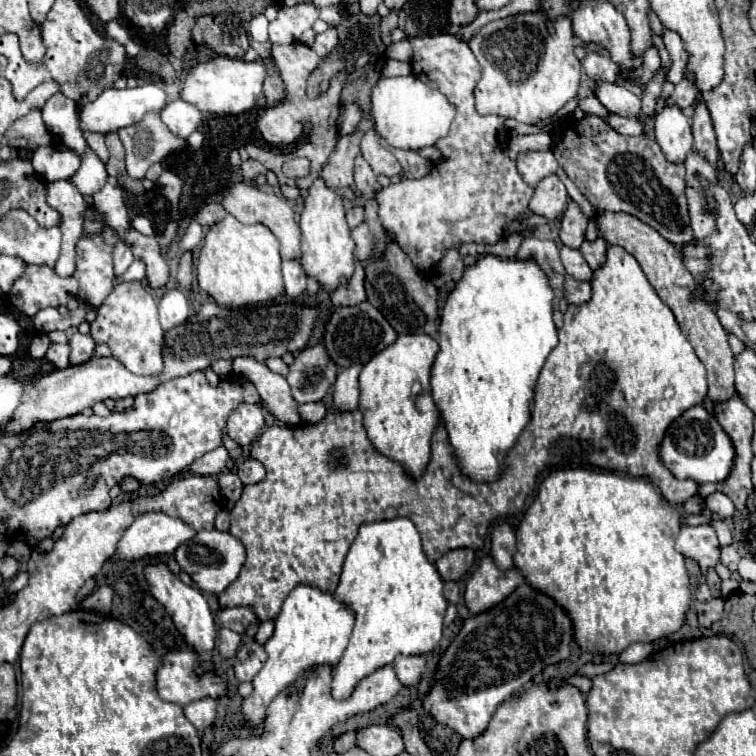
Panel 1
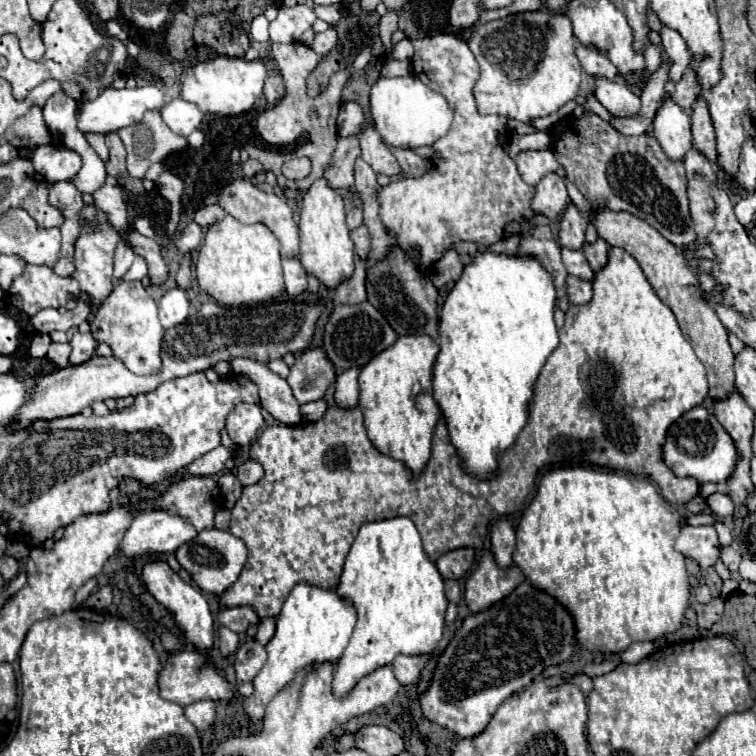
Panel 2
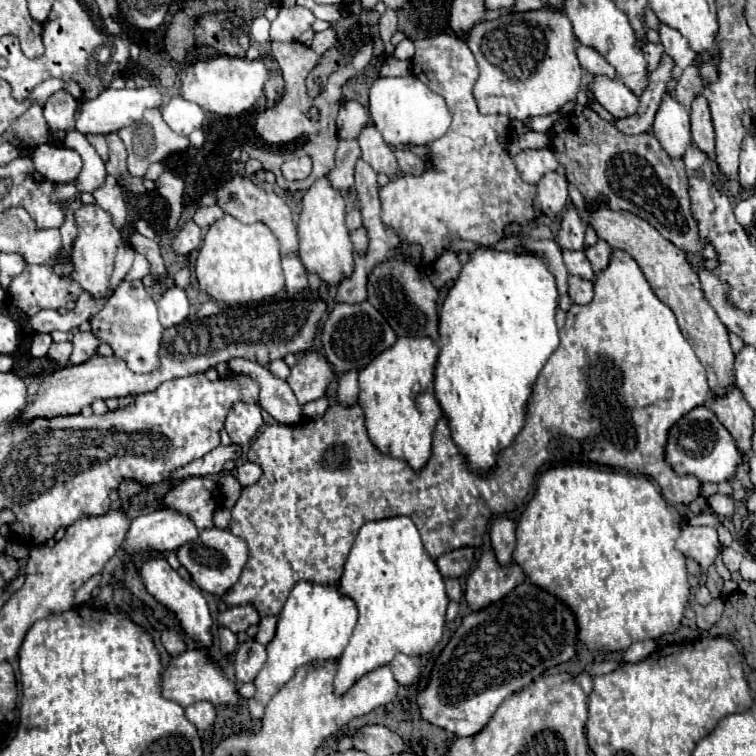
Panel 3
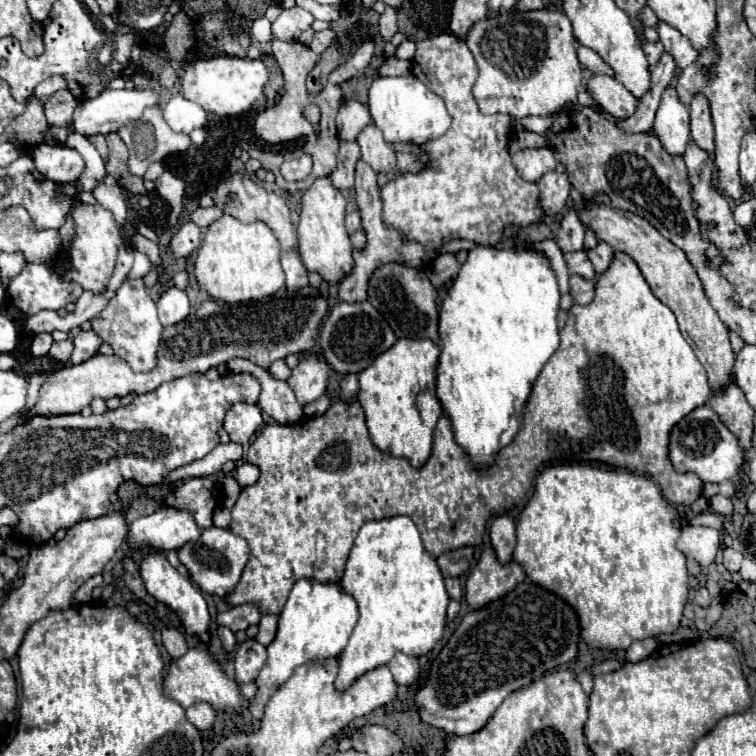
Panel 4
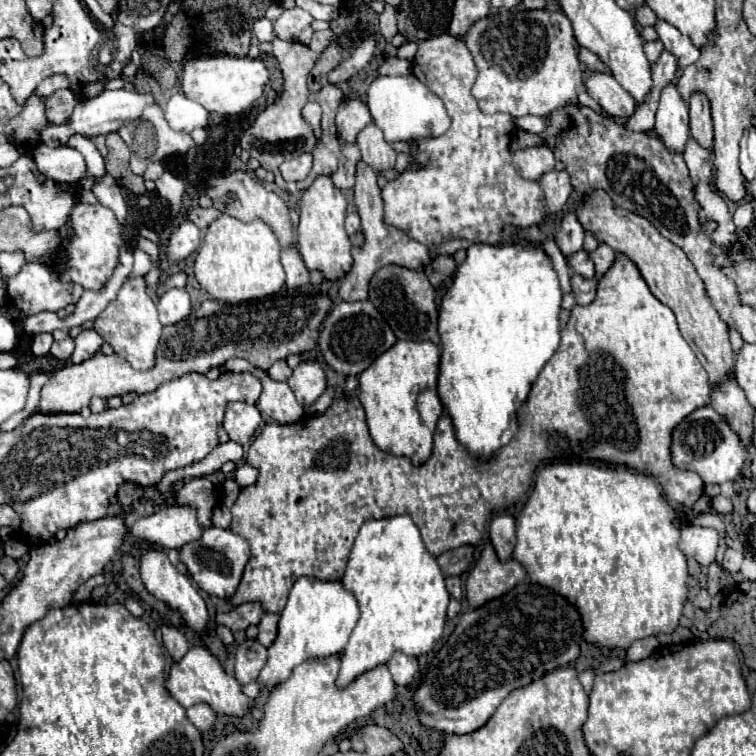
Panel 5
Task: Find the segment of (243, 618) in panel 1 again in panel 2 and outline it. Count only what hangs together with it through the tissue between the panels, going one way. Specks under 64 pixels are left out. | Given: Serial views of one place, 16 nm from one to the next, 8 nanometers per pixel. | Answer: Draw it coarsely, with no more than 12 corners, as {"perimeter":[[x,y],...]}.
{"perimeter":[[252,606],[219,612],[218,622],[232,632],[246,632],[260,618]]}

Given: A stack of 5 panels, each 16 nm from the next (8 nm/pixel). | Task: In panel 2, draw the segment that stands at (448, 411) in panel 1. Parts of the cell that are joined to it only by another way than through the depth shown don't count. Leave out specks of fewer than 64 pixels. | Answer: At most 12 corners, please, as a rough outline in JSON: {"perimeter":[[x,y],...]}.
{"perimeter":[[480,250],[442,306],[434,398],[496,472],[558,346],[538,258]]}

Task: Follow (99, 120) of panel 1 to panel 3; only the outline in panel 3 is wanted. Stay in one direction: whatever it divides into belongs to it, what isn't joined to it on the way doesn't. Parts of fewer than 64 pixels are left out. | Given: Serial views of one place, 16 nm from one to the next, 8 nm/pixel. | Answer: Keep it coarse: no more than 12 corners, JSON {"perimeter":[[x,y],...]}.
{"perimeter":[[106,88],[74,112],[80,134],[110,134],[162,106],[160,90]]}

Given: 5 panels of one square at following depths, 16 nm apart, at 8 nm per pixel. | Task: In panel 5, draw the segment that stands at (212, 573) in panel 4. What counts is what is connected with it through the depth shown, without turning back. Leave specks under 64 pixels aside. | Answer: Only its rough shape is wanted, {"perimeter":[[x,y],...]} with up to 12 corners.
{"perimeter":[[206,528],[180,550],[192,580],[230,600],[250,558],[232,530]]}

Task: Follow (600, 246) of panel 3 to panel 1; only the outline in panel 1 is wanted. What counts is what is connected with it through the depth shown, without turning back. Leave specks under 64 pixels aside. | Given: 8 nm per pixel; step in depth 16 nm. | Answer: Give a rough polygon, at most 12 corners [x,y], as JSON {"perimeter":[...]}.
{"perimeter":[[604,238],[584,242],[580,252],[592,270],[606,262],[608,244]]}

